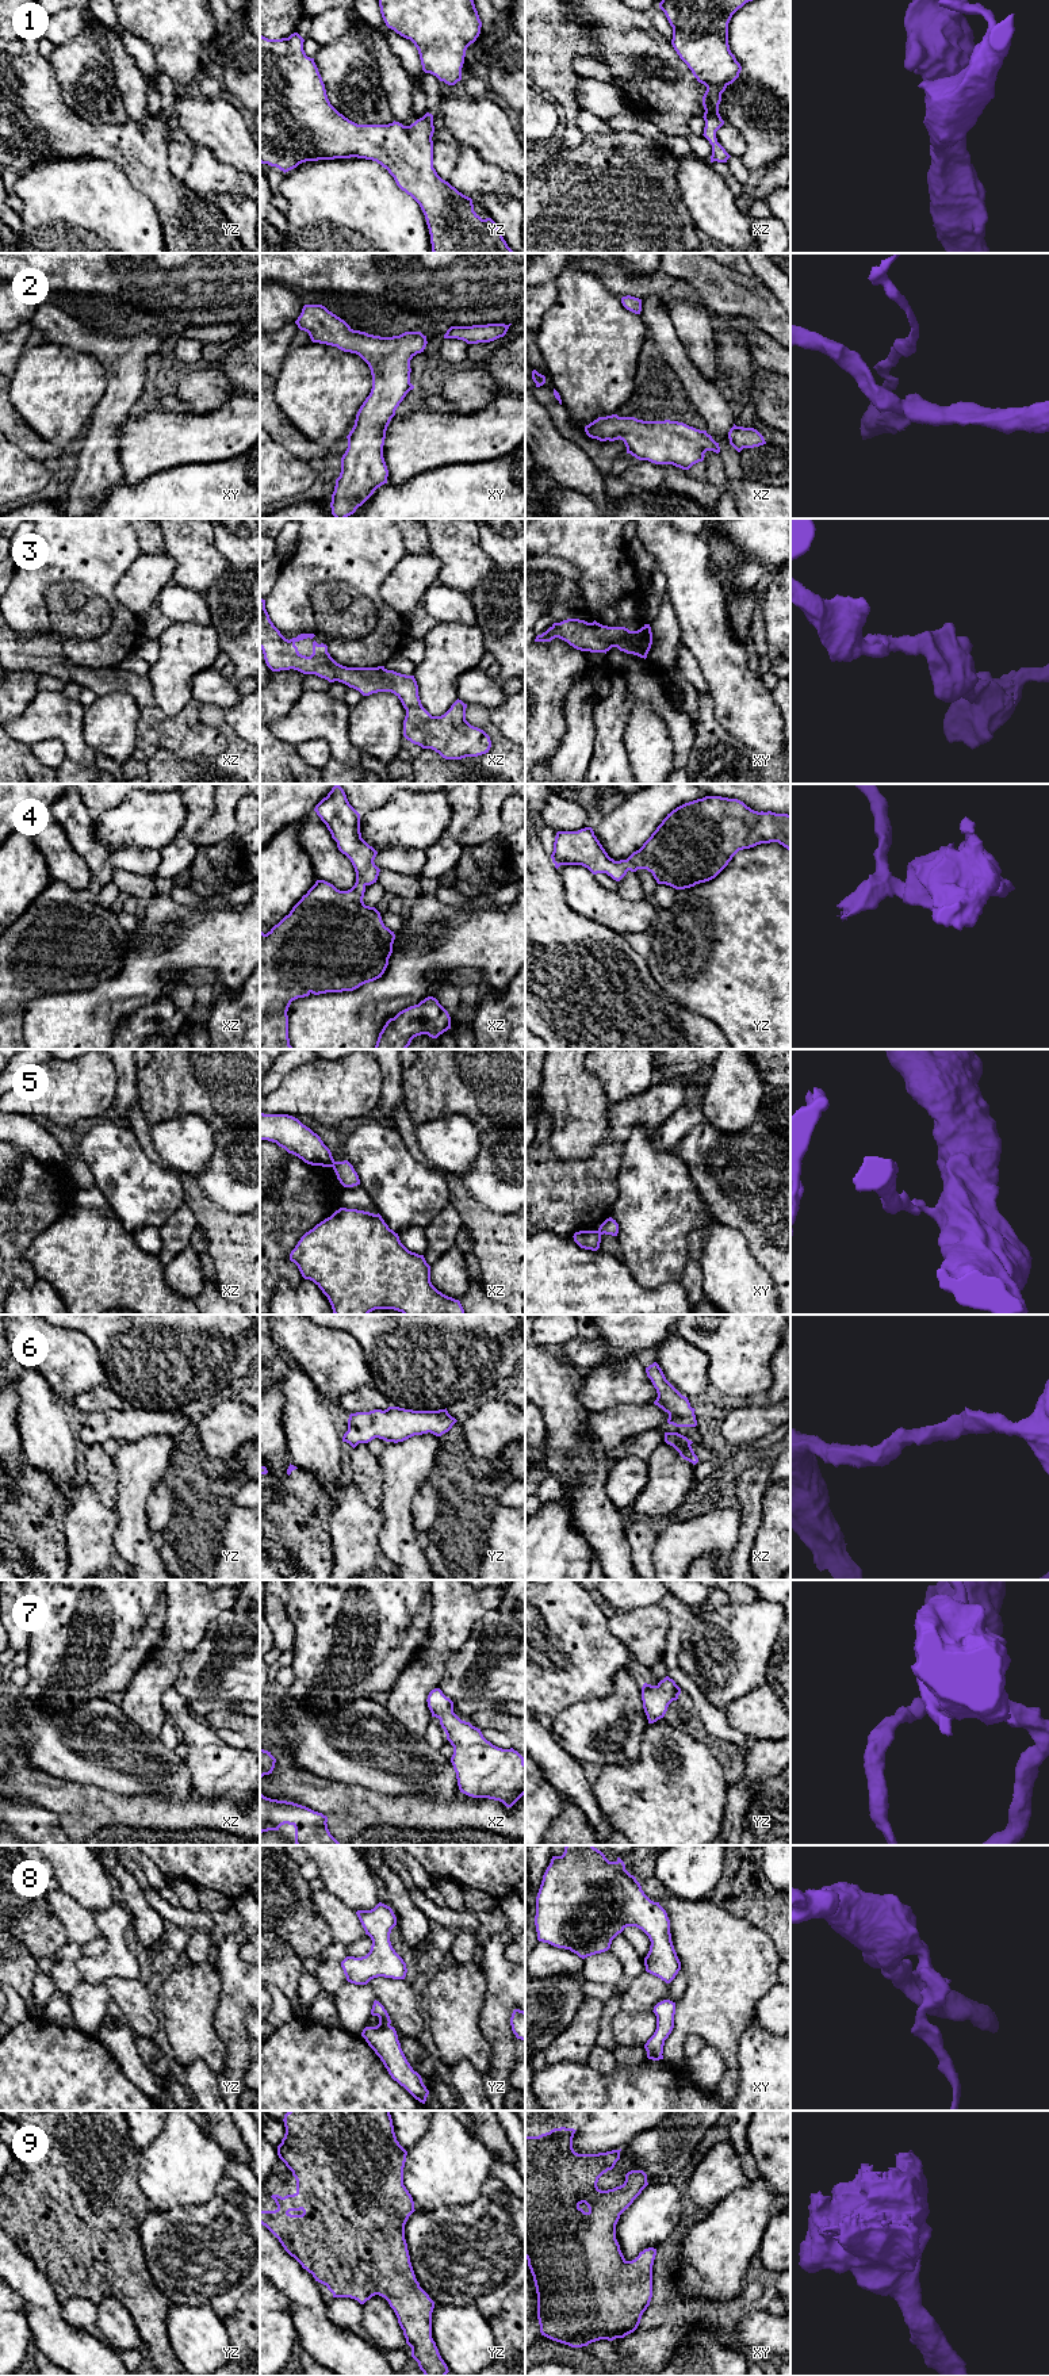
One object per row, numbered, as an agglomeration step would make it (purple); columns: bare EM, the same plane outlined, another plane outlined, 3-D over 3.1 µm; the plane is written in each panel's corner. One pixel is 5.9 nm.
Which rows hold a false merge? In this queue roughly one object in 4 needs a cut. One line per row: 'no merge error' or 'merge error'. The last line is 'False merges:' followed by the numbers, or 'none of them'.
1: no merge error
2: no merge error
3: no merge error
4: no merge error
5: merge error
6: no merge error
7: no merge error
8: no merge error
9: no merge error
False merges: 5

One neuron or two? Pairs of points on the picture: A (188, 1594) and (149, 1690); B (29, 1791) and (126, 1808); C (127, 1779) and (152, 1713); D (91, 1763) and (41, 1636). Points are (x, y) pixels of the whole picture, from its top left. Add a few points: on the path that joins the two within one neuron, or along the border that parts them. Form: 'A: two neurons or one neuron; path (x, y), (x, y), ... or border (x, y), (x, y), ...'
A: one neuron; path (187, 1618), (176, 1644), (165, 1657), (164, 1665)
B: one neuron; path (53, 1794), (68, 1799), (102, 1804)
C: two neurons; border (121, 1710), (148, 1736), (160, 1739)
D: two neurons; border (99, 1697), (65, 1709), (50, 1709), (39, 1699)

